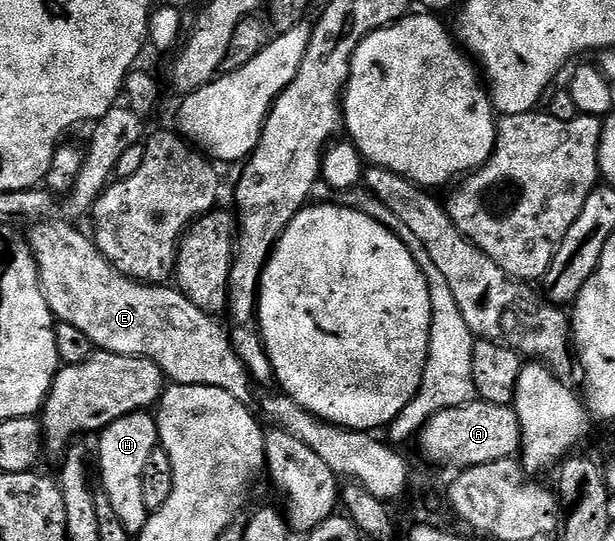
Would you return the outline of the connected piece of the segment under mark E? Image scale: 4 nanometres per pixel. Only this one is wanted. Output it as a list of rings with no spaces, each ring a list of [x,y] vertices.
[[[41,221],[31,228],[30,242],[32,254],[36,257],[36,266],[40,269],[40,288],[52,310],[53,316],[59,322],[69,323],[77,329],[82,329],[90,337],[96,349],[133,355],[154,361],[165,380],[173,384],[206,385],[214,389],[222,389],[230,393],[238,402],[251,404],[254,384],[248,375],[242,361],[234,353],[232,342],[228,340],[228,331],[219,327],[217,320],[207,315],[194,301],[190,301],[172,285],[153,285],[137,283],[136,280],[118,273],[106,261],[103,253],[96,248],[95,242],[79,231],[79,226],[68,221]]]

